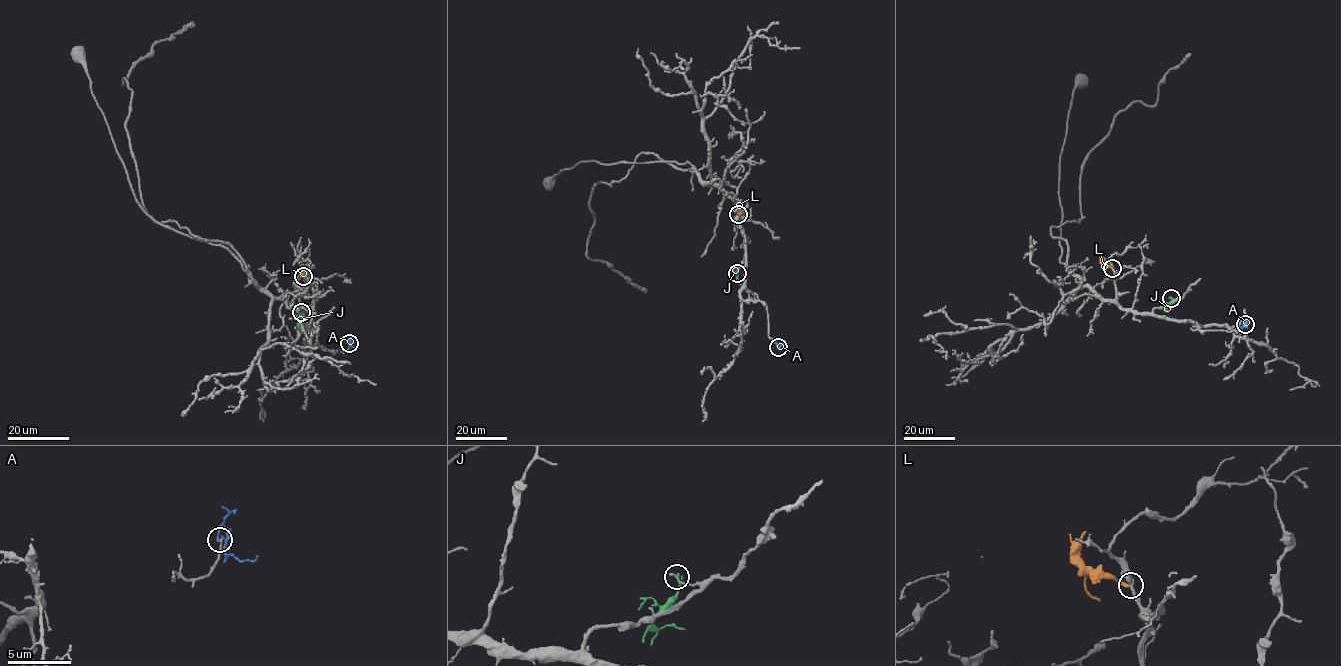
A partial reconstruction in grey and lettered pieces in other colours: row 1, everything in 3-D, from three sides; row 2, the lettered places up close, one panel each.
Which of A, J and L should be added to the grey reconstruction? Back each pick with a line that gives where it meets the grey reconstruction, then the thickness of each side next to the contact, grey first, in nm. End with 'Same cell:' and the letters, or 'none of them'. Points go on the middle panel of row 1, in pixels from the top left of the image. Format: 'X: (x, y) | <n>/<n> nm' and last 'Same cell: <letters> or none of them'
Same cell: none of them

